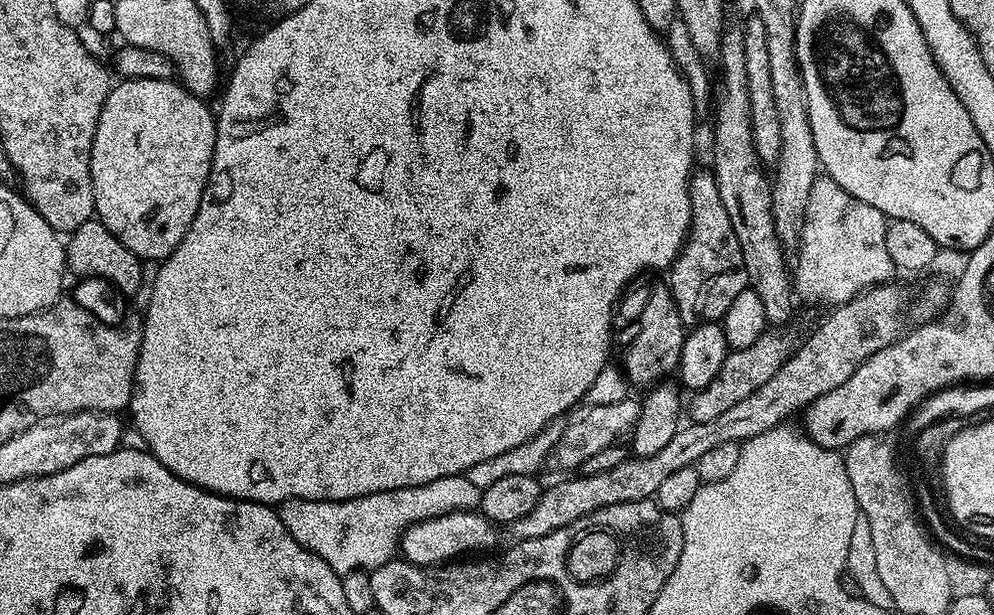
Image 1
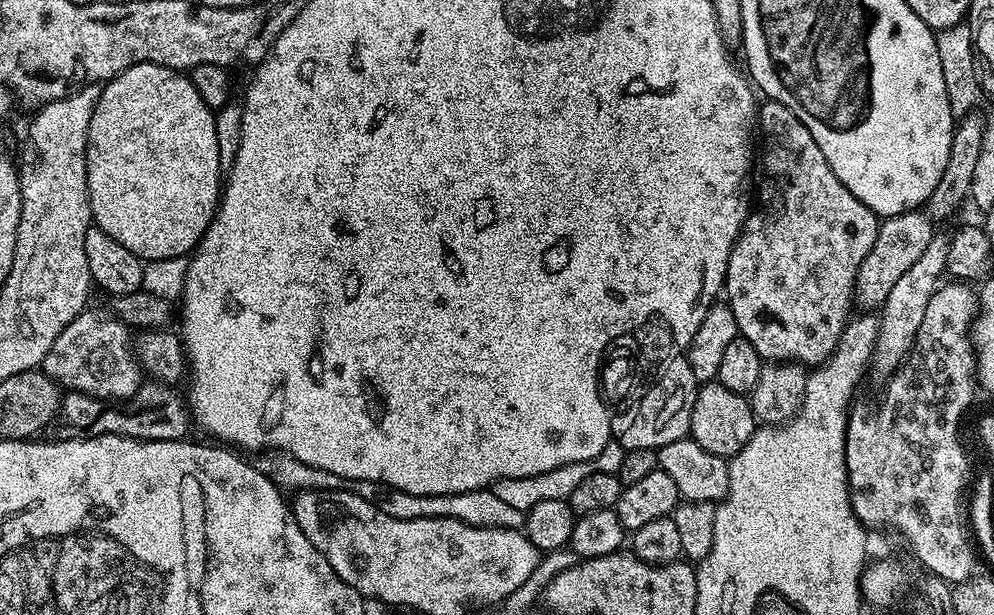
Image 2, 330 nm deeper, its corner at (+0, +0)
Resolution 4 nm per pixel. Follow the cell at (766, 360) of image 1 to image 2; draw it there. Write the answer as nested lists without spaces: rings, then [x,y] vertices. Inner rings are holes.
[[[920,210],[890,216],[881,223],[874,246],[870,250],[870,254],[866,254],[856,275],[854,300],[859,307],[860,304],[864,307],[861,309],[871,309],[868,307],[875,300],[876,303],[883,301],[884,296],[890,294],[894,282],[898,282],[898,278],[902,278],[902,274],[906,274],[906,270],[910,270],[910,266],[914,266],[914,262],[918,262],[918,258],[922,258],[922,250],[926,250],[926,246],[930,246],[934,235],[932,227],[934,227],[933,221]]]

